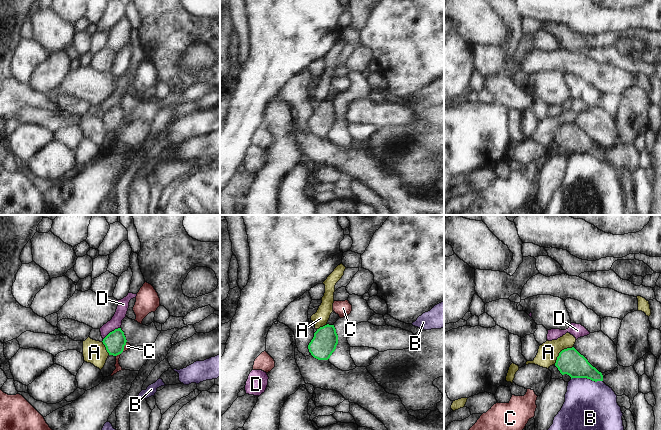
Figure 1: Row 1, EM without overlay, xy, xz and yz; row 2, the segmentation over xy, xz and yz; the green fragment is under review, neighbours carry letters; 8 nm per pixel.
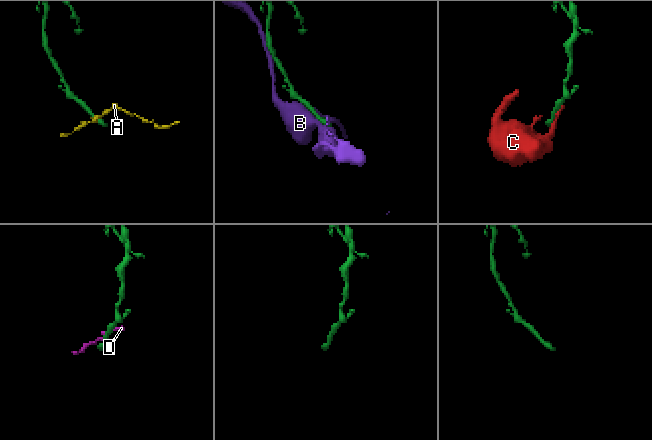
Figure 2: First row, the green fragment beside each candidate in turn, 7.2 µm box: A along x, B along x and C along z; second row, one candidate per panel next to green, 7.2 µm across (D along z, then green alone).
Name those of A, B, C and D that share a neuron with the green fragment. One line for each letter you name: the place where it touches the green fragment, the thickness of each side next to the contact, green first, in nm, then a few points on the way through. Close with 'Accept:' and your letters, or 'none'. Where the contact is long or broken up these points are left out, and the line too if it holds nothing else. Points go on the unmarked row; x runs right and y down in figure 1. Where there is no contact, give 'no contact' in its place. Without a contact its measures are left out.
Accept: none

